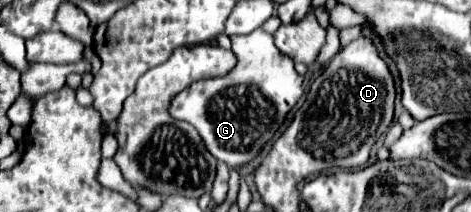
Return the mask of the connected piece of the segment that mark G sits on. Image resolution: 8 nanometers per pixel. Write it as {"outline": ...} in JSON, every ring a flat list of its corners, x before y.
{"outline":[[255,29,249,35,233,35,231,43,233,43,231,49,235,49,237,65,223,77,201,79,183,89,171,101,171,115,175,119,191,123,199,131,209,153,215,159,227,163,231,169,239,169,253,161,261,153,261,149,275,137,279,125,285,121,287,113,303,95,303,77,293,69,293,61,289,57,283,57,283,53,275,49,273,35,265,33,263,29]]}

